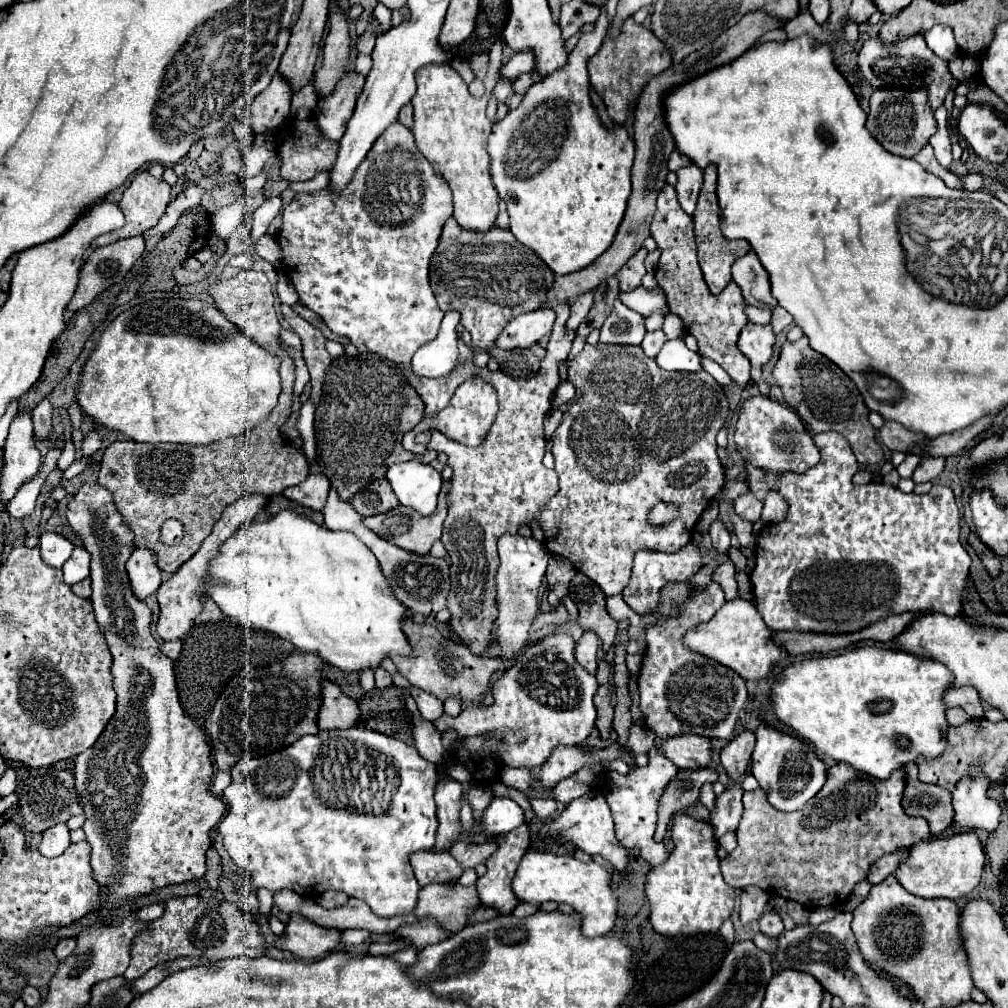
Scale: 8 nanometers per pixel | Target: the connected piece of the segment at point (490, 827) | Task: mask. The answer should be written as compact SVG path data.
M494 798L488 810L484 812L484 820L480 824L480 830L486 832L488 840L494 840L498 836L504 836L512 832L516 826L524 824L524 812L522 808L510 800L510 798Z

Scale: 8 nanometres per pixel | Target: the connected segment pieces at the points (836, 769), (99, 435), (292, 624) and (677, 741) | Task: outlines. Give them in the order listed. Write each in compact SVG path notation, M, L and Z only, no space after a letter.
M848 764L832 766L828 770L828 780L824 788L812 800L808 800L802 810L796 812L780 812L772 808L766 800L764 790L760 788L744 792L744 816L736 830L738 846L722 860L722 876L736 890L744 890L746 886L758 886L768 894L784 896L788 900L806 904L808 910L842 904L852 894L852 888L860 880L866 880L870 866L880 856L904 846L912 846L916 842L924 842L932 836L924 818L912 818L904 814L900 804L902 792L904 770L894 770L890 778L878 780L870 776L862 778L862 772L852 770L852 766Z
M104 428L102 430L90 430L86 436L84 436L84 444L80 446L82 448L82 454L86 458L90 458L100 446L102 446L102 438L104 438Z
M282 510L264 522L250 520L242 524L210 560L200 598L210 598L228 618L238 620L250 630L264 630L292 642L296 648L320 652L328 664L344 672L378 668L390 652L410 654L402 632L406 608L392 598L392 590L384 574L380 574L374 554L354 534L332 532L292 510Z
M674 736L662 746L666 758L670 758L682 770L706 768L712 760L712 740L704 736Z

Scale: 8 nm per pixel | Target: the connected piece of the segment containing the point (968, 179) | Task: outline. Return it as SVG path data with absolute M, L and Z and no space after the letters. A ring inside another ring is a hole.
M968 173L959 178L962 180L962 184L966 190L976 191L982 188L982 176L980 174Z

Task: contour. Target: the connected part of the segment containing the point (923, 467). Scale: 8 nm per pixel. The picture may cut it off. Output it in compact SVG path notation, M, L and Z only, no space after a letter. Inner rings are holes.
M922 458L920 464L918 464L918 468L916 468L914 474L912 474L912 480L914 480L914 484L930 482L930 480L934 480L942 470L944 470L944 458Z

